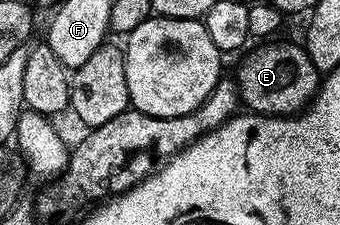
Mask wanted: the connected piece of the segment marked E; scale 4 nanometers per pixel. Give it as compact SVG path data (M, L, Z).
M264 41L256 48L253 46L234 74L239 102L258 115L294 115L303 111L316 96L322 82L321 71L314 61L310 61L299 42L276 42Z

